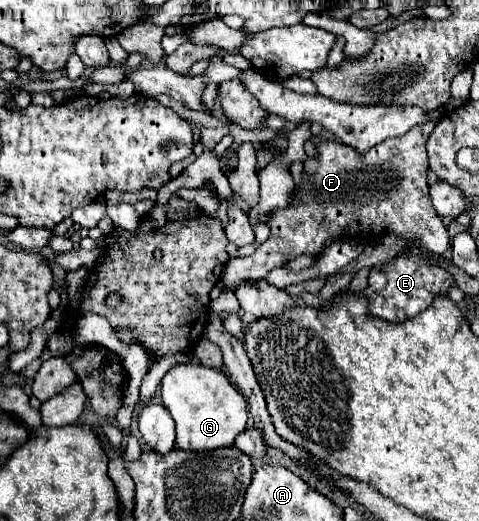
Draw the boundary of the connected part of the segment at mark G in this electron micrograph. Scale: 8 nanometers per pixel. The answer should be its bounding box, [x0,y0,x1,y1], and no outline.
[161,364,247,452]

